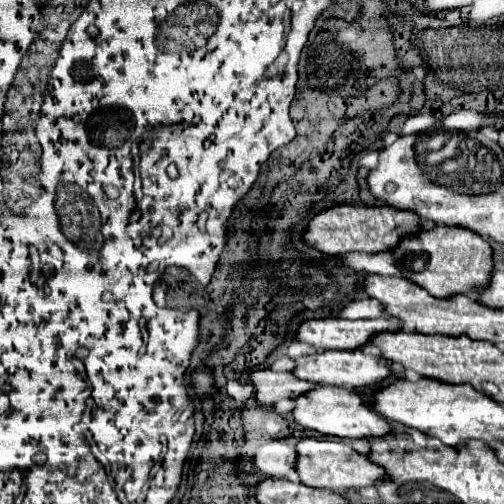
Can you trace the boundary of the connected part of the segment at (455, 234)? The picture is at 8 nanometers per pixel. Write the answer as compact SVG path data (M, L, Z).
M435 226L405 238L395 250L395 258L405 276L423 286L437 298L449 298L451 294L469 294L487 288L493 274L493 248L485 238L467 228Z

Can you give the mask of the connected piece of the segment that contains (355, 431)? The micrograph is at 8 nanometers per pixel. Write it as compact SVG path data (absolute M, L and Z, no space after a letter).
M315 386L307 394L295 398L293 418L303 428L337 438L383 438L393 434L393 426L383 416L379 416L361 394L341 386Z

